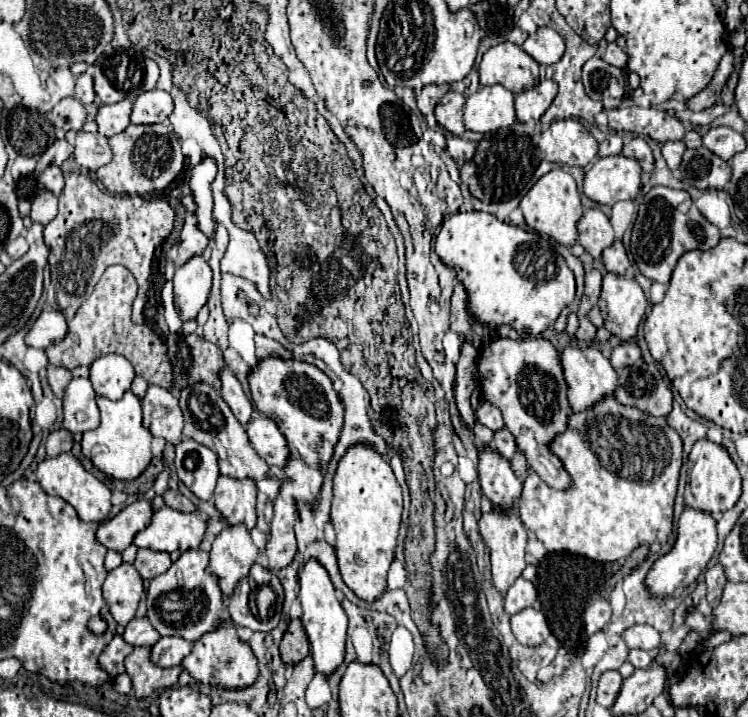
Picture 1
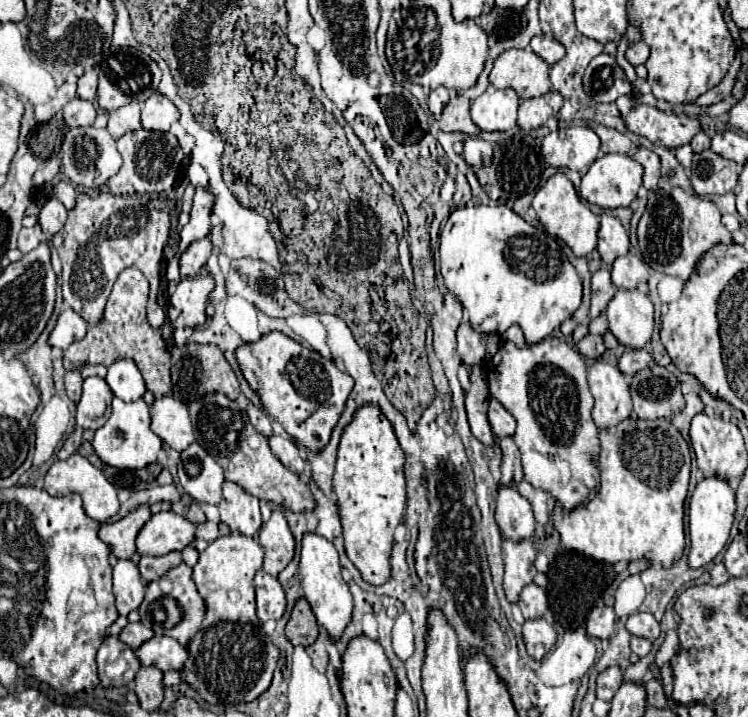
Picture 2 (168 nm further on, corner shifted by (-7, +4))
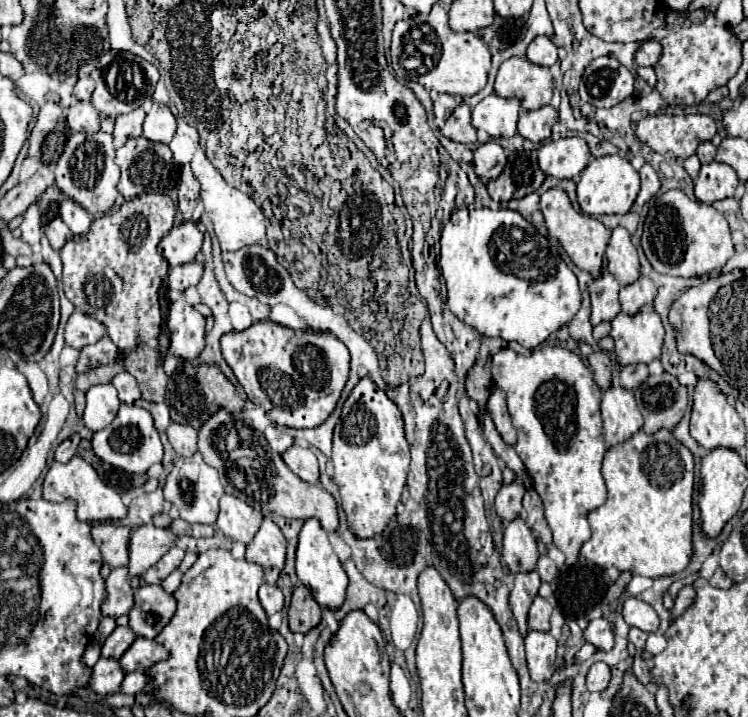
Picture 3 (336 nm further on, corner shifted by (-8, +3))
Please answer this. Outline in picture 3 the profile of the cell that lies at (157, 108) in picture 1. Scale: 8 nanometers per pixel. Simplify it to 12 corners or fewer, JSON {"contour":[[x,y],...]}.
{"contour":[[152,102],[144,138],[170,144],[176,132],[168,106]]}

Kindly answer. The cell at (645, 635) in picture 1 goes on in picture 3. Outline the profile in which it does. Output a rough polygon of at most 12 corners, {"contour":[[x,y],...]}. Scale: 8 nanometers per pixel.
{"contour":[[626,598],[622,616],[628,626],[658,630],[658,614],[638,598]]}

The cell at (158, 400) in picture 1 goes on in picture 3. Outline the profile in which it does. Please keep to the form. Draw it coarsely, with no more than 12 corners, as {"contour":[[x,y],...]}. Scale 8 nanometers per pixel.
{"contour":[[172,422],[166,428],[176,454],[192,456],[198,450],[198,432]]}

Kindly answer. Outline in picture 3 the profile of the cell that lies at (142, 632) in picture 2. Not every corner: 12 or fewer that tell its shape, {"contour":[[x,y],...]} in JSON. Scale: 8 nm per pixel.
{"contour":[[128,626],[116,630],[102,644],[100,656],[118,660],[136,640]]}

